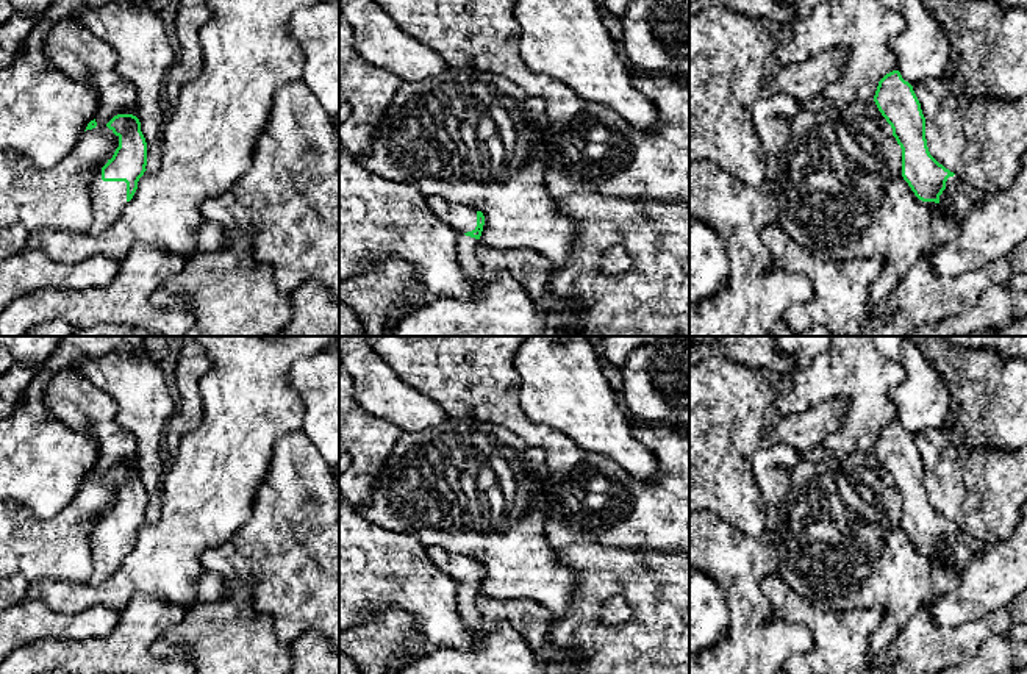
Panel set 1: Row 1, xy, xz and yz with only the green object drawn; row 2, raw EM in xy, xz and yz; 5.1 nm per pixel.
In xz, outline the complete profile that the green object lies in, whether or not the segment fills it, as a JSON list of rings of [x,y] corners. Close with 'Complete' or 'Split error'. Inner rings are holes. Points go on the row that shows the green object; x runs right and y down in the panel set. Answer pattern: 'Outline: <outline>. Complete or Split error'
Outline: [[[428,195],[425,197],[431,211],[447,225],[455,228],[460,236],[456,239],[456,258],[463,272],[469,278],[485,277],[485,269],[477,258],[480,236],[485,225],[485,216],[472,206],[460,205],[456,202]]]. Split error

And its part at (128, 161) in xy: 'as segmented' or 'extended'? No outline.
extended

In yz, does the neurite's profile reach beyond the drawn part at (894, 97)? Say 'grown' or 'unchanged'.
grown

